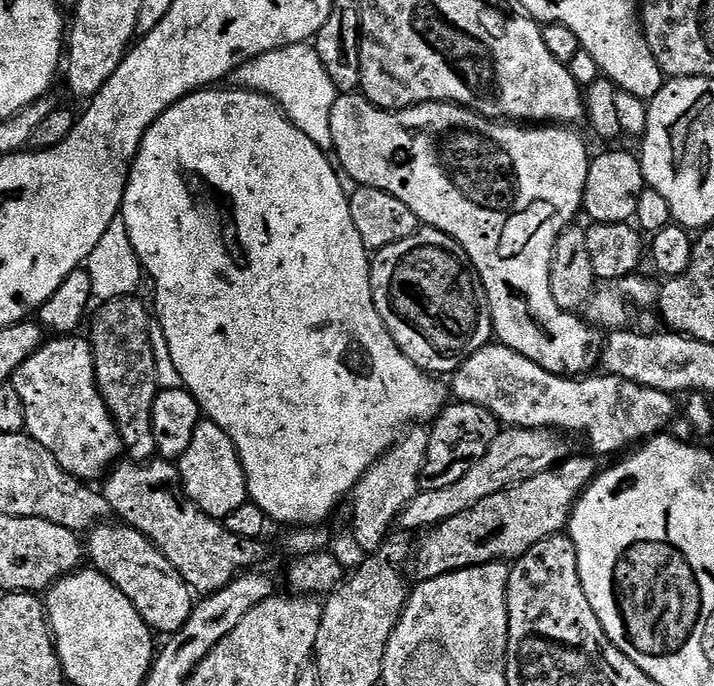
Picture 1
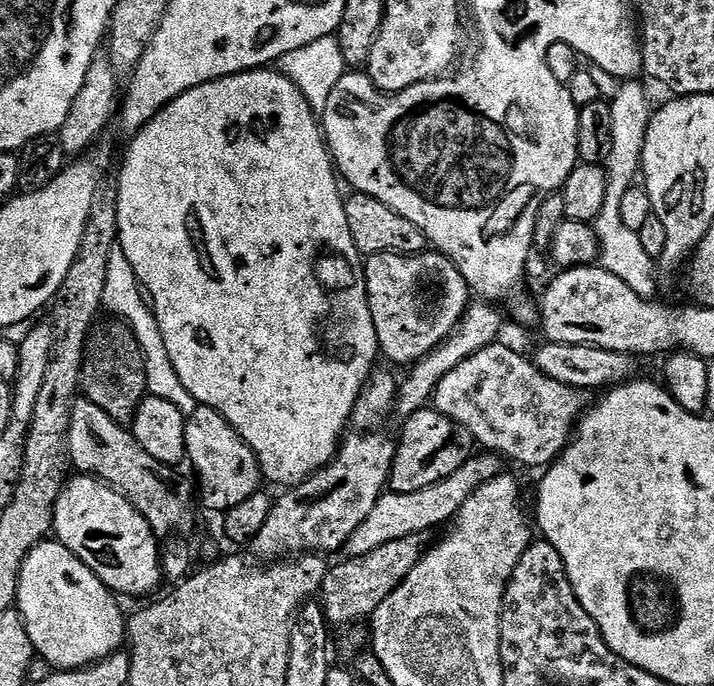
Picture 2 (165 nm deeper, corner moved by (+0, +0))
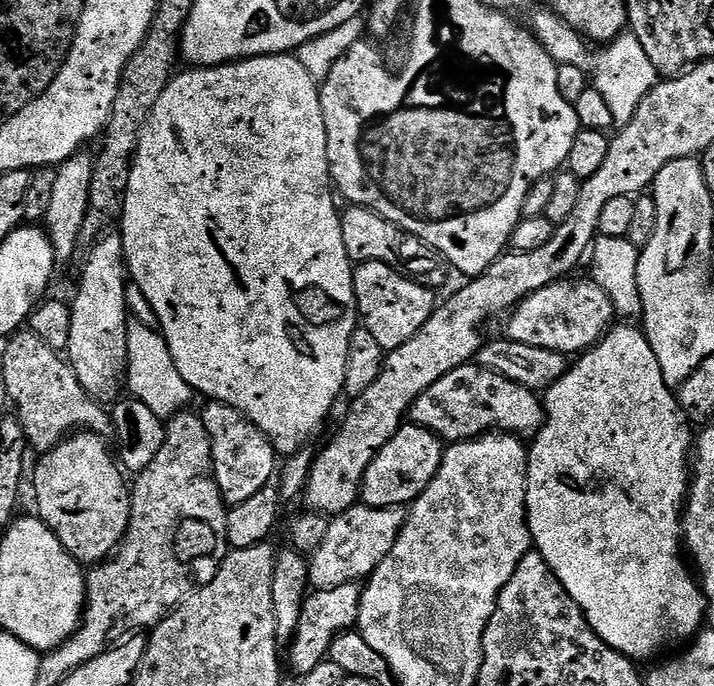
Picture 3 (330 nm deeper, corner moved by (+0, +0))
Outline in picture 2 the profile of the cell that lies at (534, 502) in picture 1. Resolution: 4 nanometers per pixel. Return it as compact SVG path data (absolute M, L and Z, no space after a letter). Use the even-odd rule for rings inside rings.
M424 534L398 538L397 541L388 542L386 546L380 546L378 550L372 550L365 556L344 558L341 564L333 563L326 574L326 582L322 582L319 590L329 625L339 630L367 621L378 610L378 606L382 606L382 602L386 602L386 598L394 594L406 574L410 574L410 570L418 566L420 557L429 547L428 539Z

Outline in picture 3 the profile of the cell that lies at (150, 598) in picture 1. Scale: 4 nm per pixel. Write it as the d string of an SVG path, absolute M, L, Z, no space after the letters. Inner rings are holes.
M94 432L67 436L53 452L43 453L37 459L40 461L36 469L30 472L39 519L84 566L95 566L109 559L124 541L130 522L130 488L120 477L122 468L117 457L108 453L108 442Z

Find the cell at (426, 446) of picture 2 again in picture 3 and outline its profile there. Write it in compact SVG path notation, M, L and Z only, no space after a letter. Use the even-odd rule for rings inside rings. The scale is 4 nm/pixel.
M411 422L400 425L394 438L378 450L374 462L364 475L360 487L360 500L369 508L398 508L411 505L430 486L434 474L438 474L438 466L444 457L445 445L439 436L430 430Z

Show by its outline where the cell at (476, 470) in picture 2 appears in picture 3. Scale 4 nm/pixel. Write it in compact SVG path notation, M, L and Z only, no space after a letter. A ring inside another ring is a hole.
M360 502L356 507L341 512L329 523L322 546L311 553L308 579L313 589L330 590L334 586L346 586L353 582L367 581L372 571L394 550L394 542L404 529L406 512L398 508L369 508Z

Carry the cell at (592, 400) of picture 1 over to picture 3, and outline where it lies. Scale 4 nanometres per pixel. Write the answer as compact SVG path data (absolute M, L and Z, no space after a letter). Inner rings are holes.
M469 362L458 366L458 370L450 370L446 378L438 378L434 386L422 390L412 404L411 423L422 426L439 436L444 442L475 440L478 436L489 434L511 434L521 438L535 437L544 424L544 406L541 397L526 386L518 386L518 382L510 382L510 378L502 378L502 374L494 374L482 365Z

